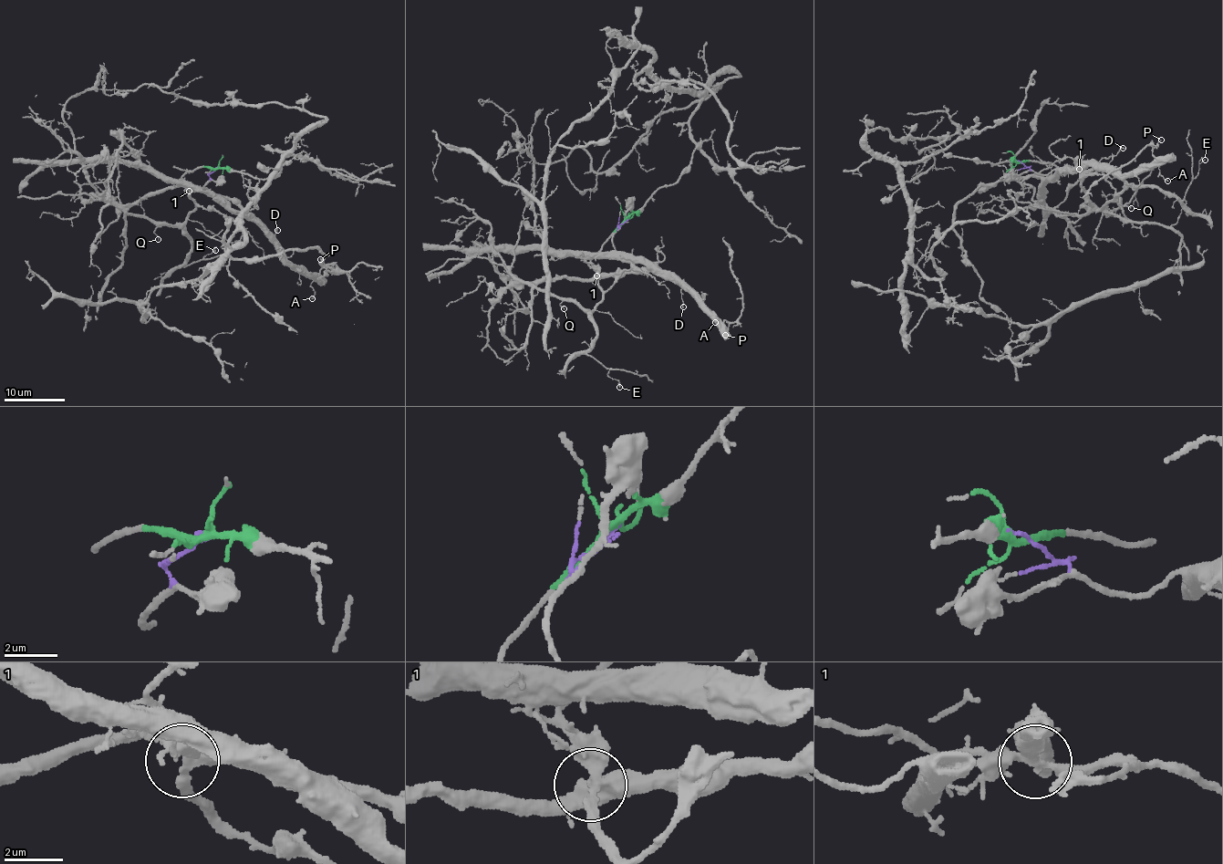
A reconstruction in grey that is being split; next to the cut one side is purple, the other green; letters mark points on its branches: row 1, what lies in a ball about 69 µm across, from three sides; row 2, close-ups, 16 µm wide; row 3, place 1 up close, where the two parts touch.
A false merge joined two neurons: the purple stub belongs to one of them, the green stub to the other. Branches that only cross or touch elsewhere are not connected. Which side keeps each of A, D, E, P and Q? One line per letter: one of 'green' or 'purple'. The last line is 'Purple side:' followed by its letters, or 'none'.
A: purple
D: purple
E: green
P: purple
Q: green
Purple side: A, D, P

